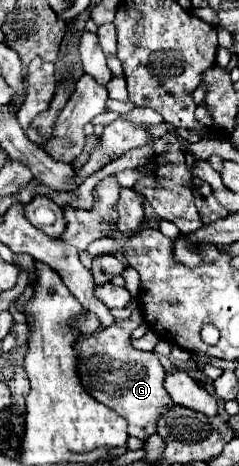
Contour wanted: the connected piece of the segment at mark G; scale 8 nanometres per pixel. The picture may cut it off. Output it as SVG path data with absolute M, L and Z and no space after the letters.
M132 313L128 319L116 319L114 325L96 331L78 341L76 351L80 353L80 379L86 391L100 403L114 409L128 421L128 433L146 441L156 433L158 419L168 413L176 403L164 389L164 367L154 353L136 351L130 345L130 333L142 323L140 313Z

